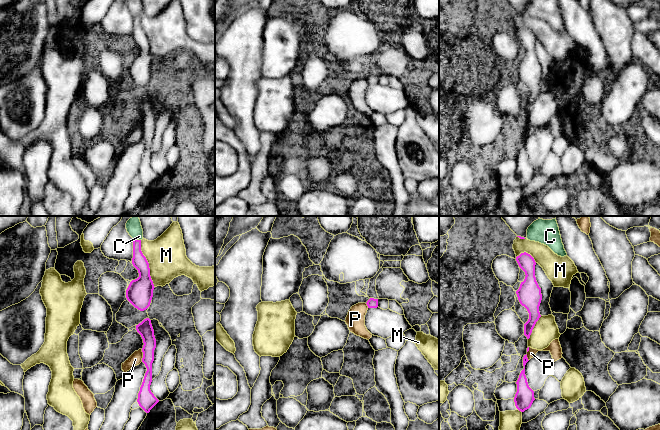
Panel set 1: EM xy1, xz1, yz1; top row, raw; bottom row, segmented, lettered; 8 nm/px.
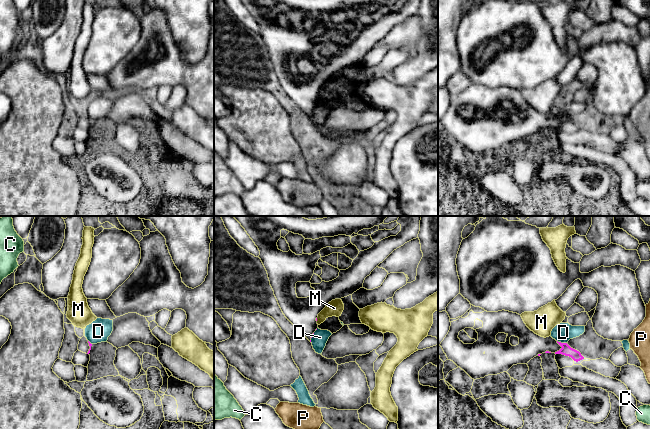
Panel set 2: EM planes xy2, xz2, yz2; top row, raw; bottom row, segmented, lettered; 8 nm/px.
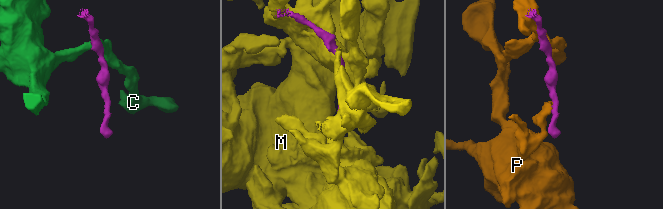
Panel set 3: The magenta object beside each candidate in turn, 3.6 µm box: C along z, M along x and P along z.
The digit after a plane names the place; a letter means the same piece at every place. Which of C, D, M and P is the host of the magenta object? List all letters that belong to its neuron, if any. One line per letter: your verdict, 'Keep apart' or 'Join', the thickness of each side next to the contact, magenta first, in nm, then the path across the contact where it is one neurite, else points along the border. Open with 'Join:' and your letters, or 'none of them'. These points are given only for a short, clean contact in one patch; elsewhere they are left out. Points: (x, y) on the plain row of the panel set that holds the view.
Join: none of them
C: Keep apart. Thickness 120 nm (magenta) against 110 nm. Boundary: xy1 (140, 15), (133, 16)
D: Keep apart. Thickness 90 nm (magenta) against 160 nm. Boundary: yz2 (557, 116), (566, 119)
M: Keep apart. Thickness 220 nm (magenta) against 320 nm
P: Keep apart. Thickness 120 nm (magenta) against 100 nm. Boundary: xy1 (141, 125), (142, 137)

